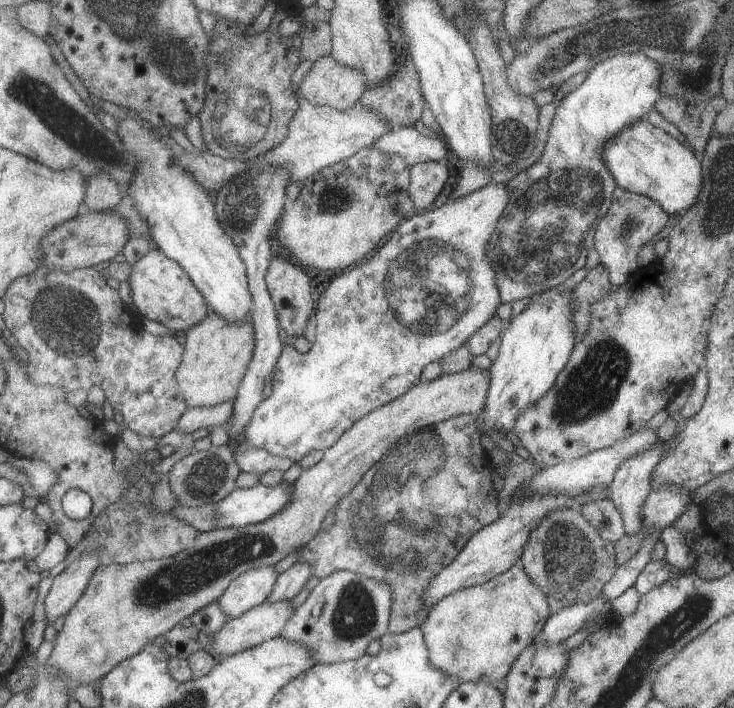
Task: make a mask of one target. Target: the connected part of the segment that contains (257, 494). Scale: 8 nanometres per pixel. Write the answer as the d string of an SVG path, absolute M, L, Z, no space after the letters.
M281 481L275 486L257 483L251 488L233 489L213 505L216 528L254 525L274 514L290 502L292 483Z

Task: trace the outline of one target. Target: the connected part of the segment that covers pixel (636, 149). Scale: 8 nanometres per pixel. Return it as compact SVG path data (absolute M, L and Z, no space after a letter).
M645 118L623 127L609 139L600 152L601 160L620 186L654 200L669 216L683 212L696 203L702 181L700 159Z

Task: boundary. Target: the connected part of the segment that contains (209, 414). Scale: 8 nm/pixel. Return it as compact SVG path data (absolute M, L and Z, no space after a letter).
M234 400L204 407L187 407L179 417L176 428L182 433L192 433L197 428L211 428L213 425L227 424L232 415Z

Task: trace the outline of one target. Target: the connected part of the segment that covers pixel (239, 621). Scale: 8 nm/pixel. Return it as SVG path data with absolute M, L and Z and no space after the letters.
M277 601L274 603L263 602L260 605L255 605L253 608L246 610L243 614L238 617L229 619L223 628L220 628L214 634L214 642L207 650L207 652L219 660L245 649L257 646L267 639L273 637L279 637L281 629L285 626L285 623L290 619L293 614L294 608L291 607L290 601Z

